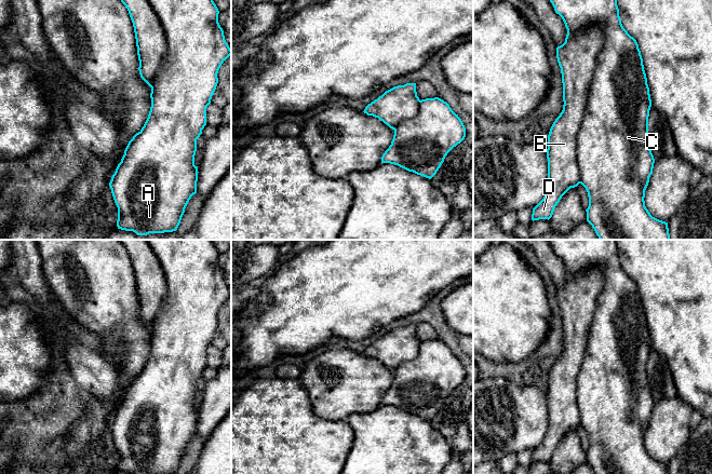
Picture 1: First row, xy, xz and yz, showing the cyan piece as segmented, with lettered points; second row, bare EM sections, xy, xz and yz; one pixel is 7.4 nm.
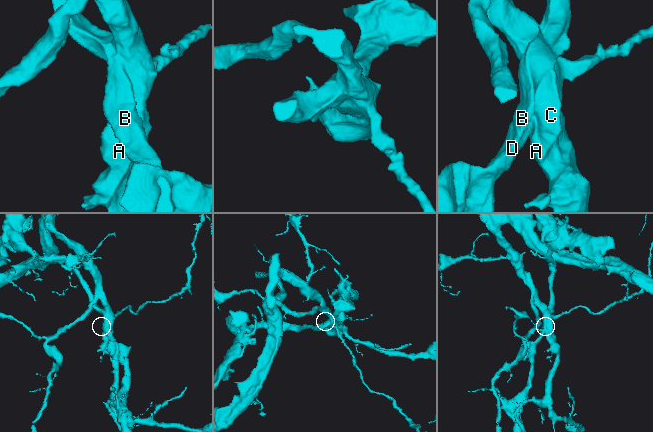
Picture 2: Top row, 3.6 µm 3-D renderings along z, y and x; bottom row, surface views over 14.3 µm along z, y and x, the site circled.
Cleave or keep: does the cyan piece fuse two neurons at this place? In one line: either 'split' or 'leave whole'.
leave whole

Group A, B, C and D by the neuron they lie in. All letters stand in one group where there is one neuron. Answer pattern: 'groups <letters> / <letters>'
groups A B C D

